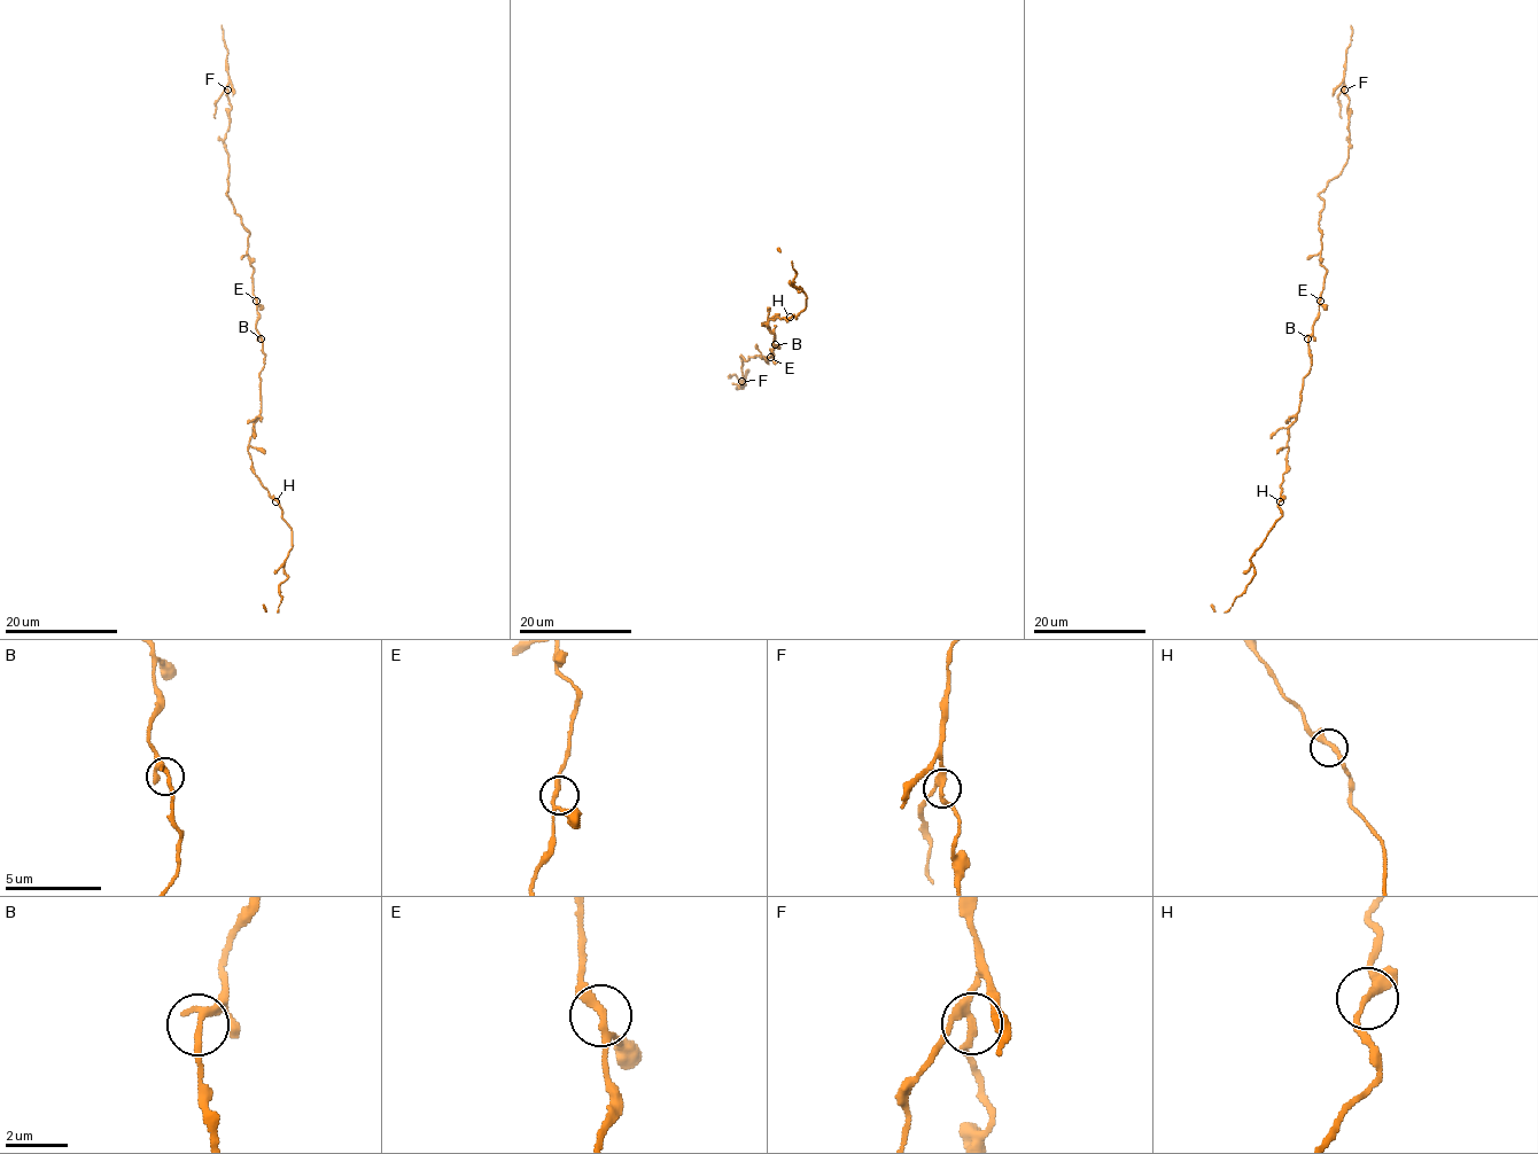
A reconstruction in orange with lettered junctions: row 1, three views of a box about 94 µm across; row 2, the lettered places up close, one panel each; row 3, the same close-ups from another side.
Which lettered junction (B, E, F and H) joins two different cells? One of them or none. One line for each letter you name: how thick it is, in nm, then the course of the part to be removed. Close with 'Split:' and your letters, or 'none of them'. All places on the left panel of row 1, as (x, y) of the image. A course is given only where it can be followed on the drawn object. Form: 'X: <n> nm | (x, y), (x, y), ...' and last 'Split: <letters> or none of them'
F: 240 nm | (227, 90), (227, 49), (220, 25)
Split: F

